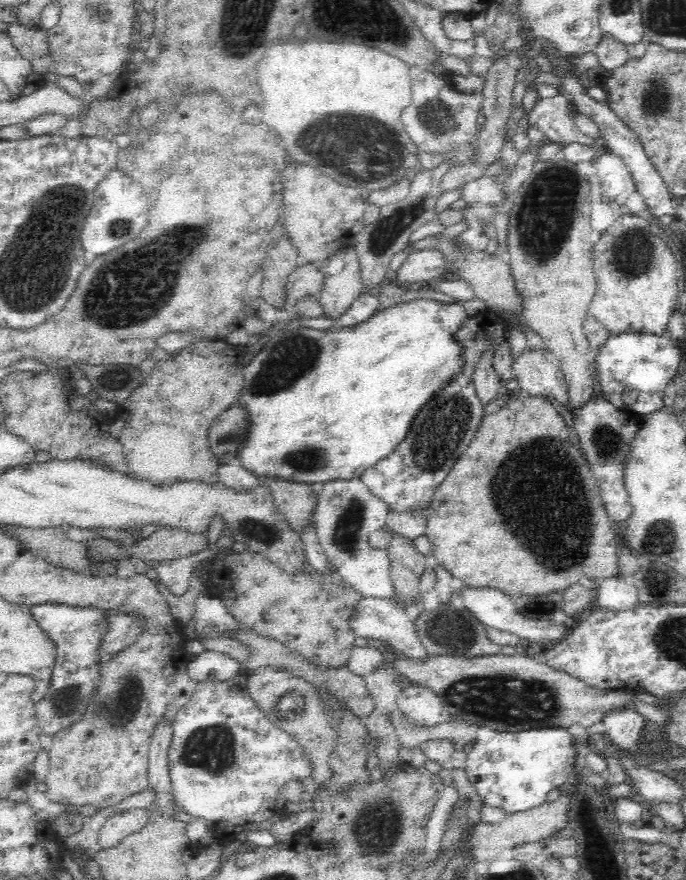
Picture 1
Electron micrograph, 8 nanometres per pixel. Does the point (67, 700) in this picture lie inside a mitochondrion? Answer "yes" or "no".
yes

